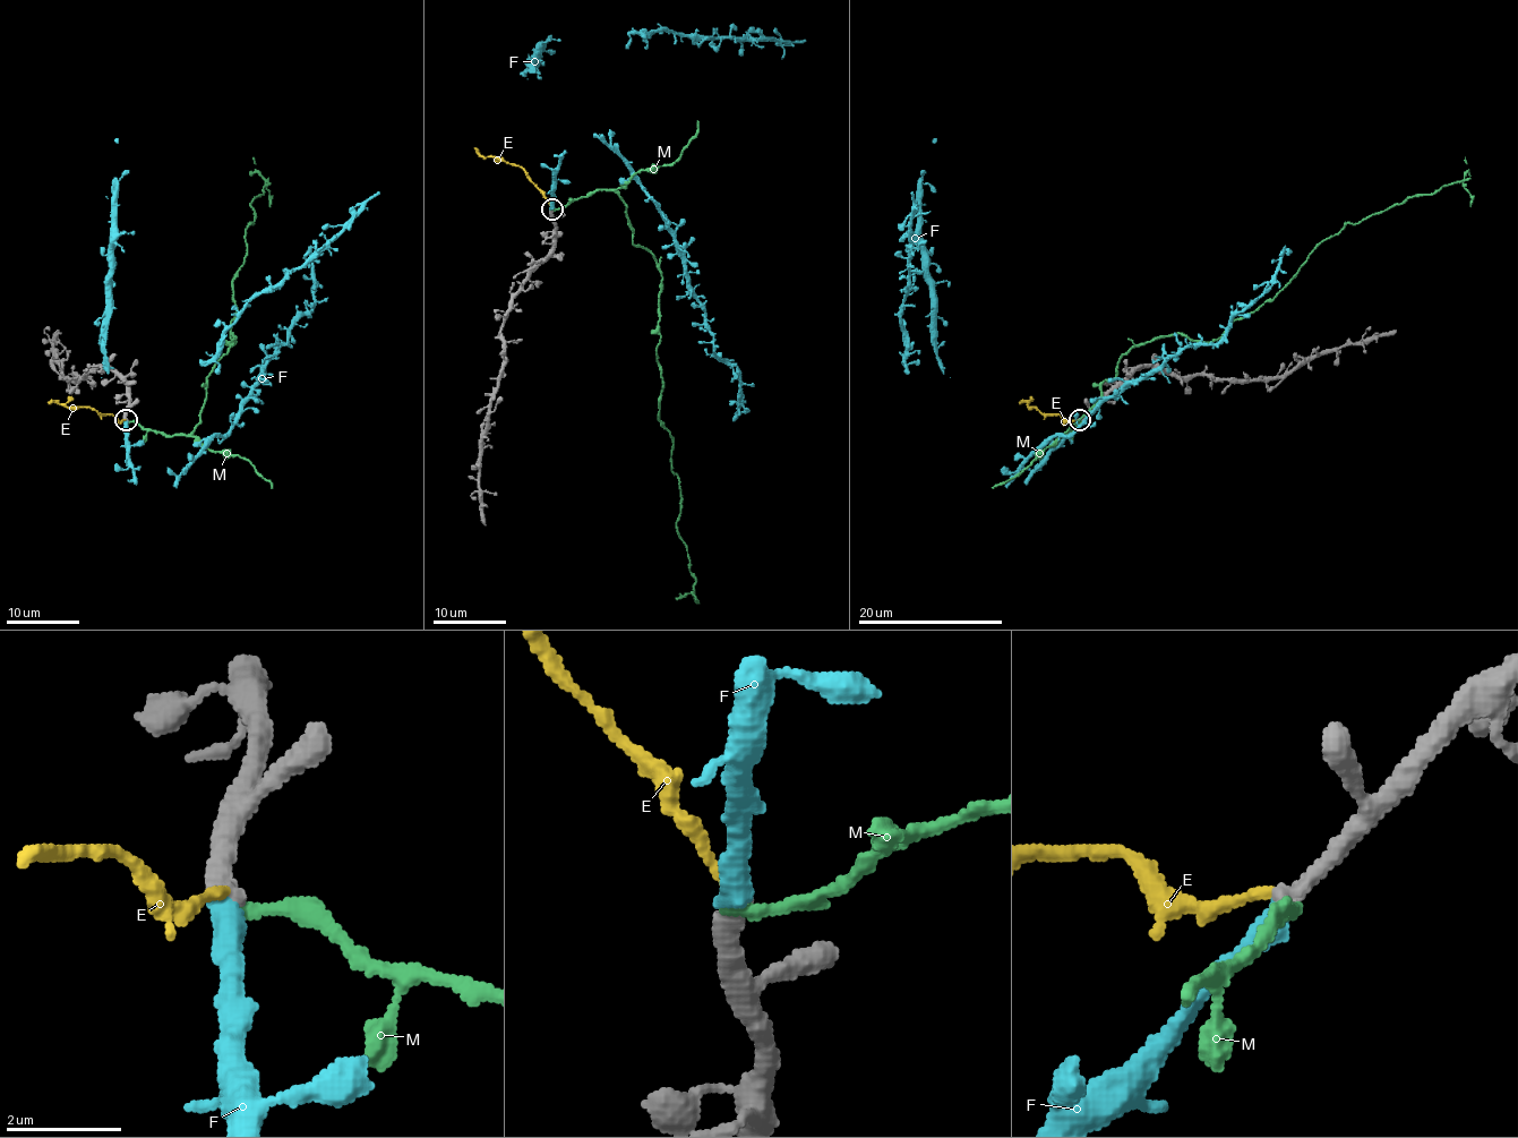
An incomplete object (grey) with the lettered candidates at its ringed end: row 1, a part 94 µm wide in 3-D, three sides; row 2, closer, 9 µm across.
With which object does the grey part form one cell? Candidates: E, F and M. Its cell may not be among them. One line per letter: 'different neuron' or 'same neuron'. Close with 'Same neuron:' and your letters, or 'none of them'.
E: different neuron
F: same neuron
M: different neuron
Same neuron: F

